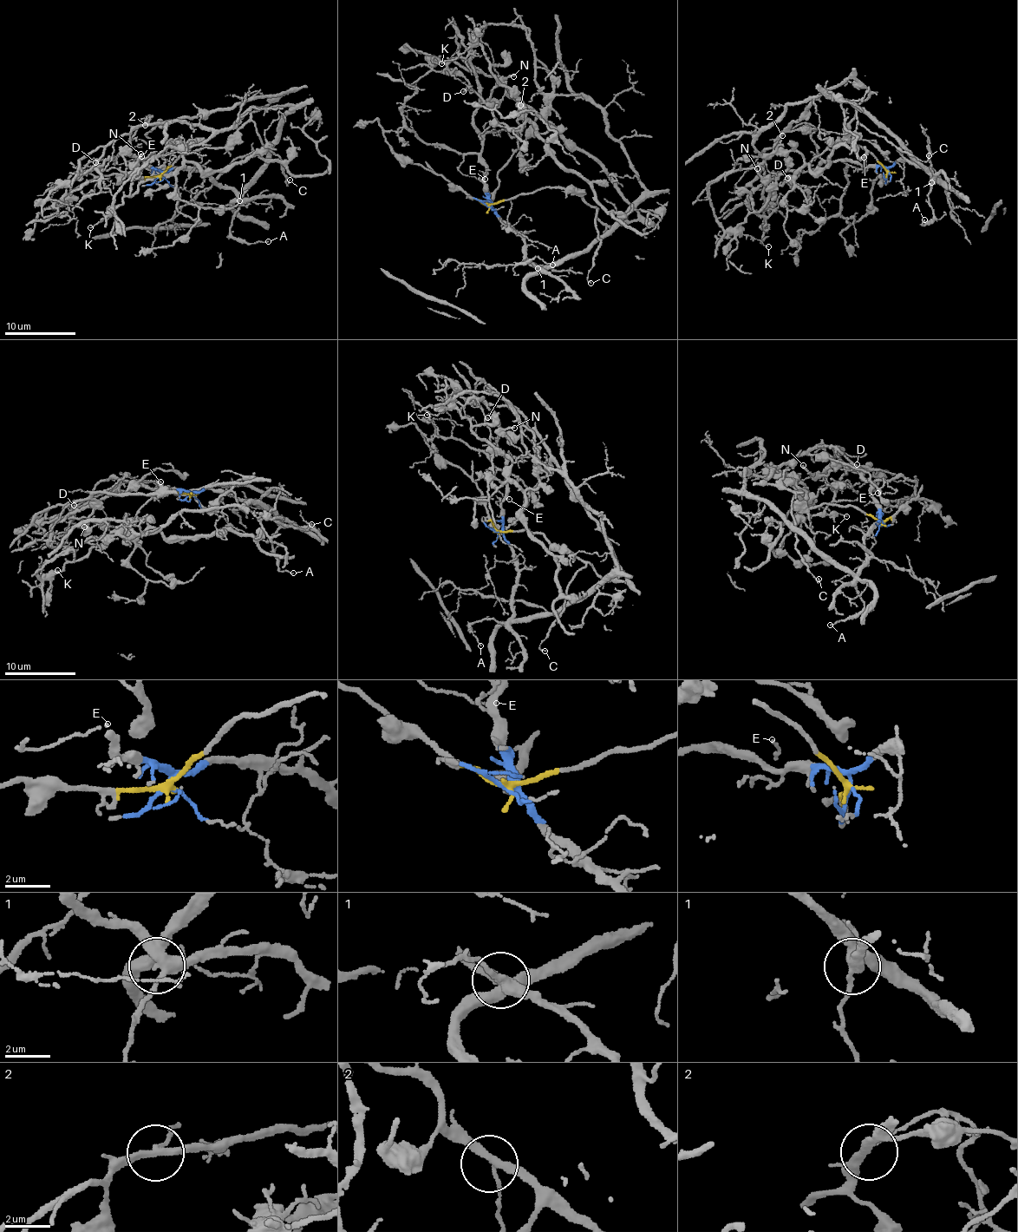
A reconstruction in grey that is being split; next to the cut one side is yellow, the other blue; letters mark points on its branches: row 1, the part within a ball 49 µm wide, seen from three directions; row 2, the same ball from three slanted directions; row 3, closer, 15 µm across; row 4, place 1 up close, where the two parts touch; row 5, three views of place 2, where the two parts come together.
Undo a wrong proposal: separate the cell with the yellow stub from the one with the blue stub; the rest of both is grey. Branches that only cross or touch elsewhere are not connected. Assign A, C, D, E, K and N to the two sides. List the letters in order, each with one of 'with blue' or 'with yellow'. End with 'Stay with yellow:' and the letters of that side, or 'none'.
A: with blue
C: with yellow
D: with blue
E: with blue
K: with blue
N: with yellow
Stay with yellow: C, N

